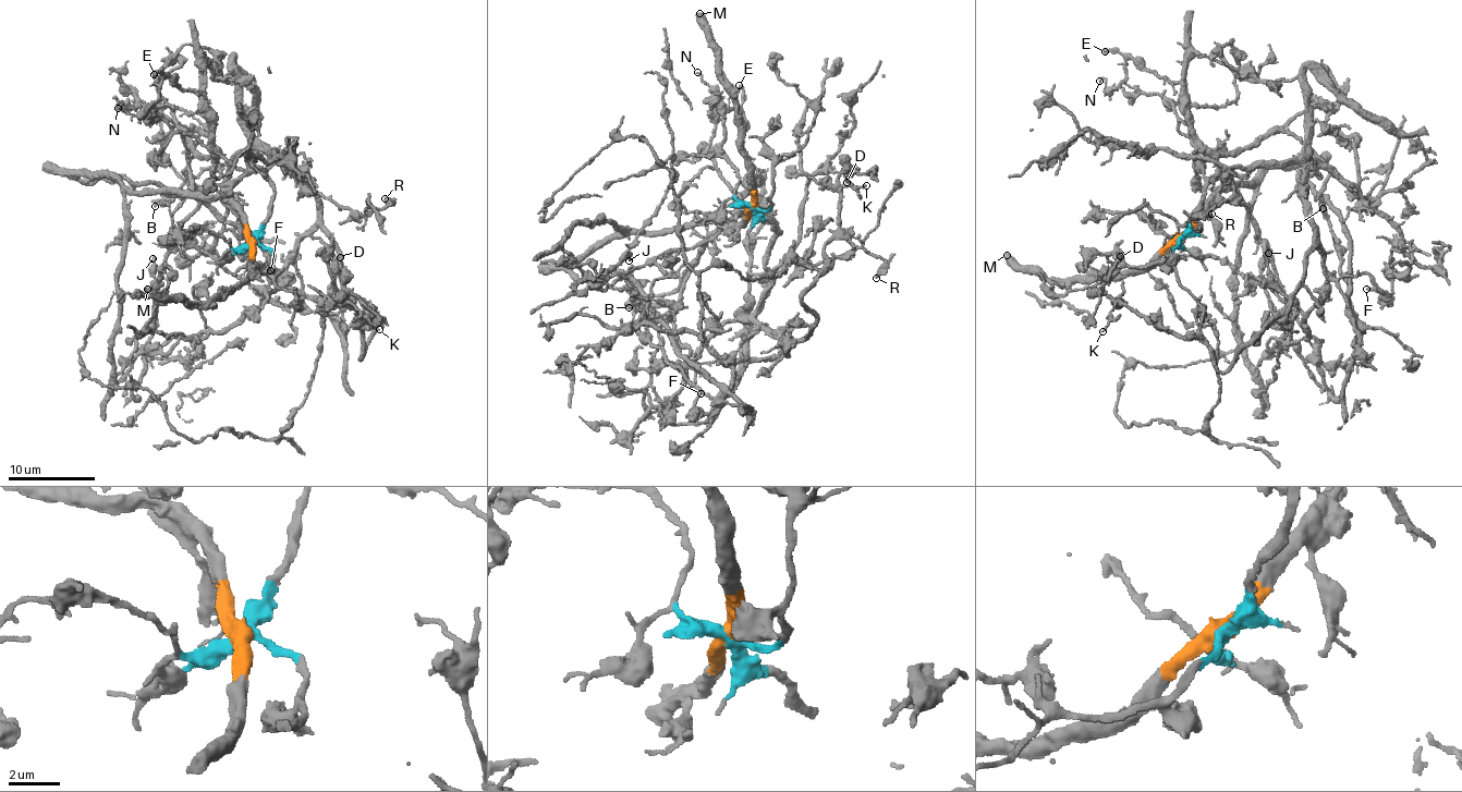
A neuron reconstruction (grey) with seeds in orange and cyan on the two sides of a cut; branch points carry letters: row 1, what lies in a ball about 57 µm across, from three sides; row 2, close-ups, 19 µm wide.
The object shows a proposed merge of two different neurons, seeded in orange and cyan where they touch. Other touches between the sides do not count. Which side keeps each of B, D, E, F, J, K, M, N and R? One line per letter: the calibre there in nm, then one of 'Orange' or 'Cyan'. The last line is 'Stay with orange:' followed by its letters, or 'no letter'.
B: Thickness 120 nm. Orange
D: Thickness 180 nm. Cyan
E: Thickness 240 nm. Orange
F: Thickness 170 nm. Cyan
J: Thickness 180 nm. Orange
K: Thickness 80 nm. Cyan
M: Thickness 550 nm. Orange
N: Thickness 120 nm. Orange
R: Thickness 360 nm. Cyan
Stay with orange: B, E, J, M, N

